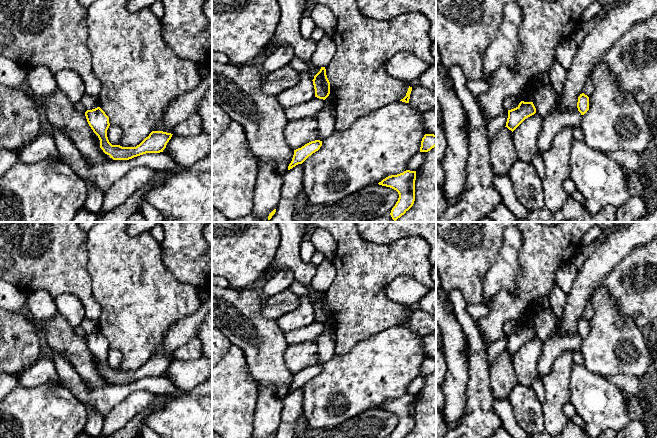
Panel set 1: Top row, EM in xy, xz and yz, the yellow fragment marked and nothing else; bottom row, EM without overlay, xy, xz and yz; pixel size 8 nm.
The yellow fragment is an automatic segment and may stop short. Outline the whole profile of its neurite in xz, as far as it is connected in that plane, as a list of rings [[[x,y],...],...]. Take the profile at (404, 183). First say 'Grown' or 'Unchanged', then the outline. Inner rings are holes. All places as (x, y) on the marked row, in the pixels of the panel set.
Unchanged. [[[406,170],[400,174],[388,176],[378,183],[396,190],[399,194],[398,201],[390,213],[394,221],[413,206],[415,201],[415,180],[416,171]]]

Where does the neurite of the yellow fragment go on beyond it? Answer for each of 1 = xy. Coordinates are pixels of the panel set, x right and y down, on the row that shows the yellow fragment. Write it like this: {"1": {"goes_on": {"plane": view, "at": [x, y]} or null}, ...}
{"1": {"goes_on": null}}

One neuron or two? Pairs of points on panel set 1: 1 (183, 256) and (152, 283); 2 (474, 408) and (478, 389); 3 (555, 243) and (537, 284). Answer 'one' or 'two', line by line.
1: two
2: one
3: one

